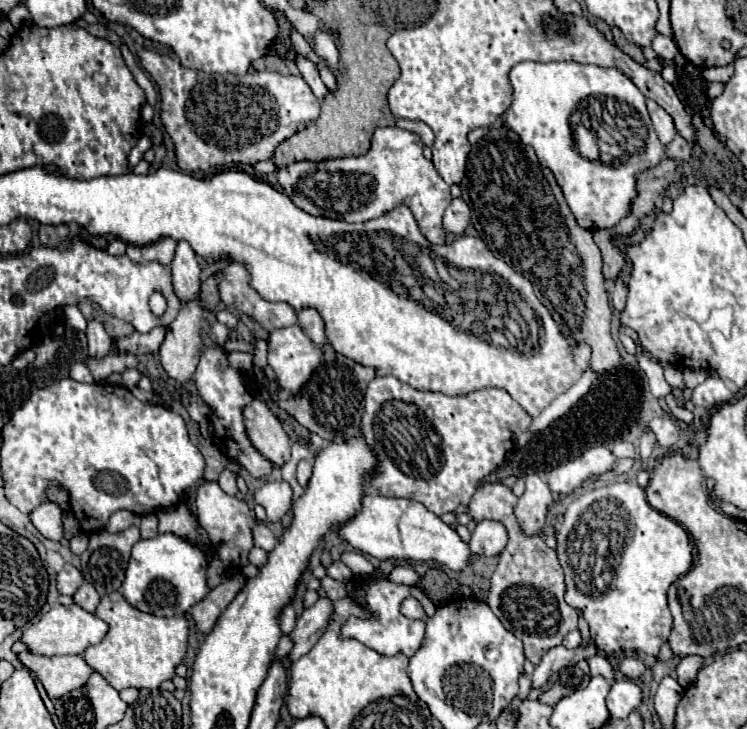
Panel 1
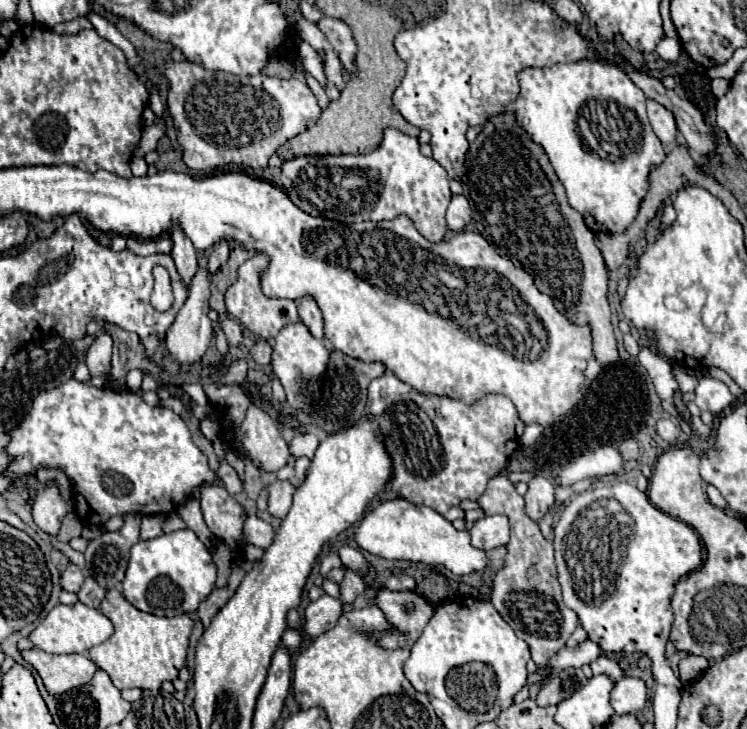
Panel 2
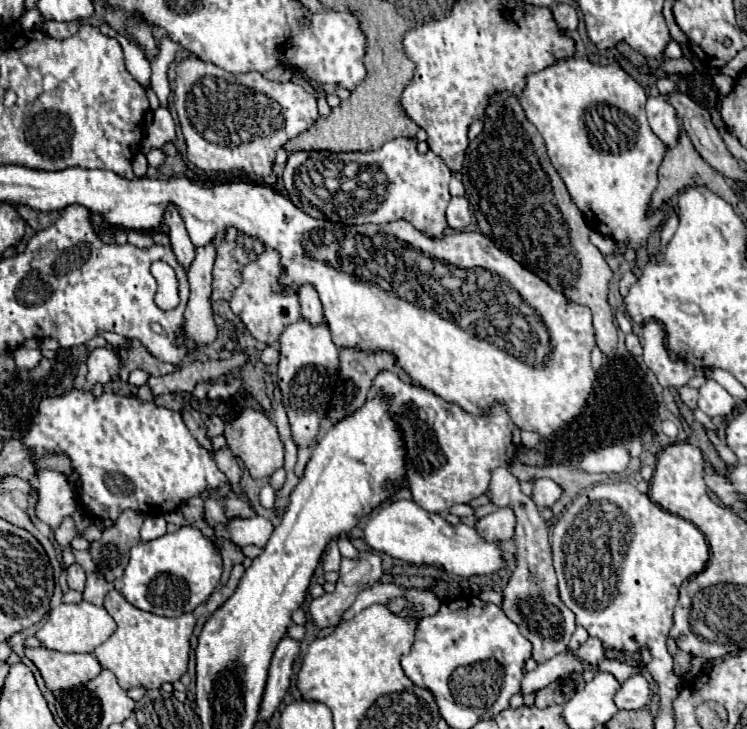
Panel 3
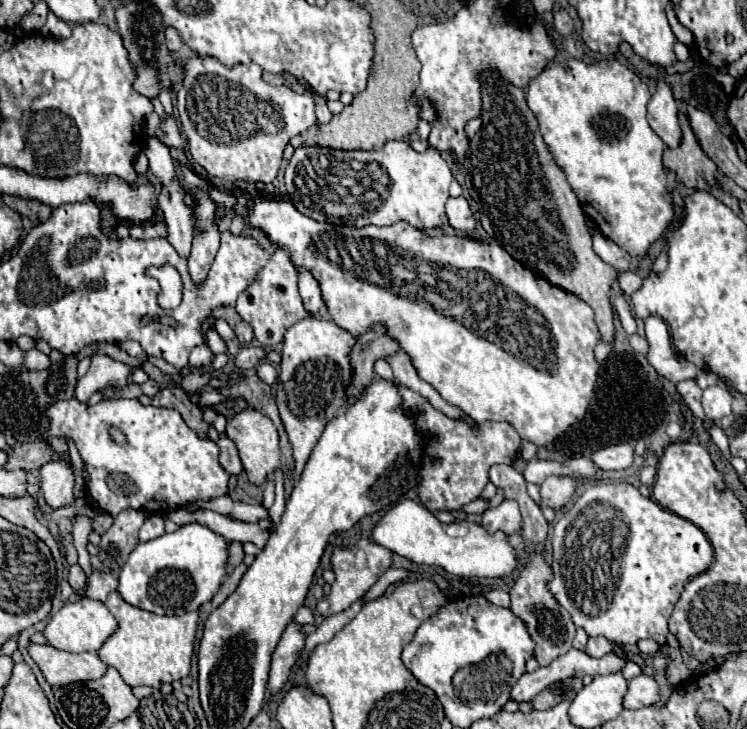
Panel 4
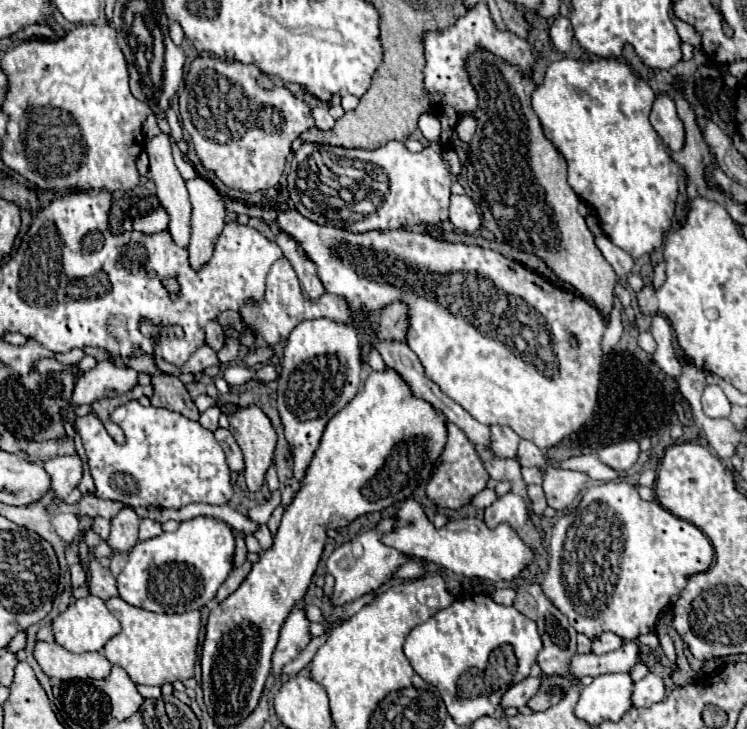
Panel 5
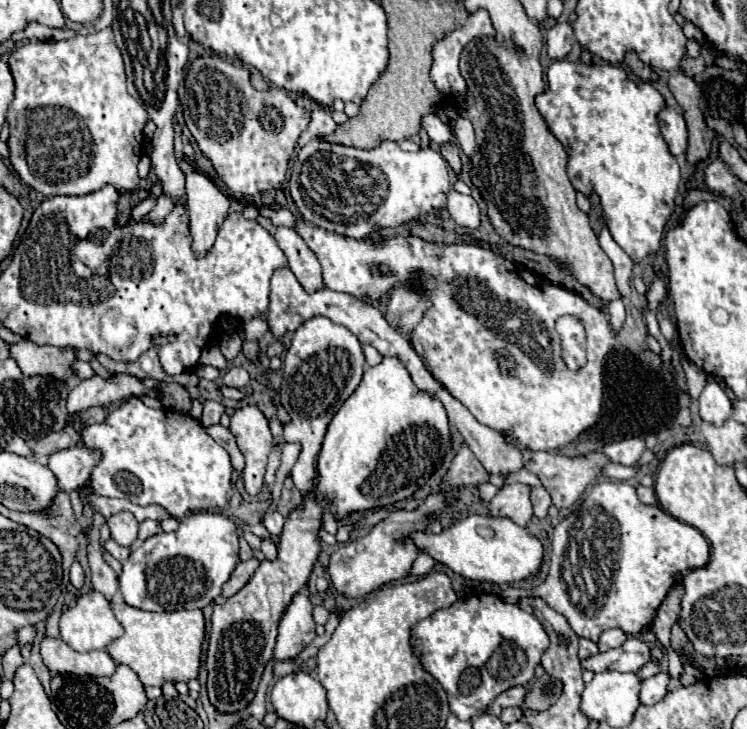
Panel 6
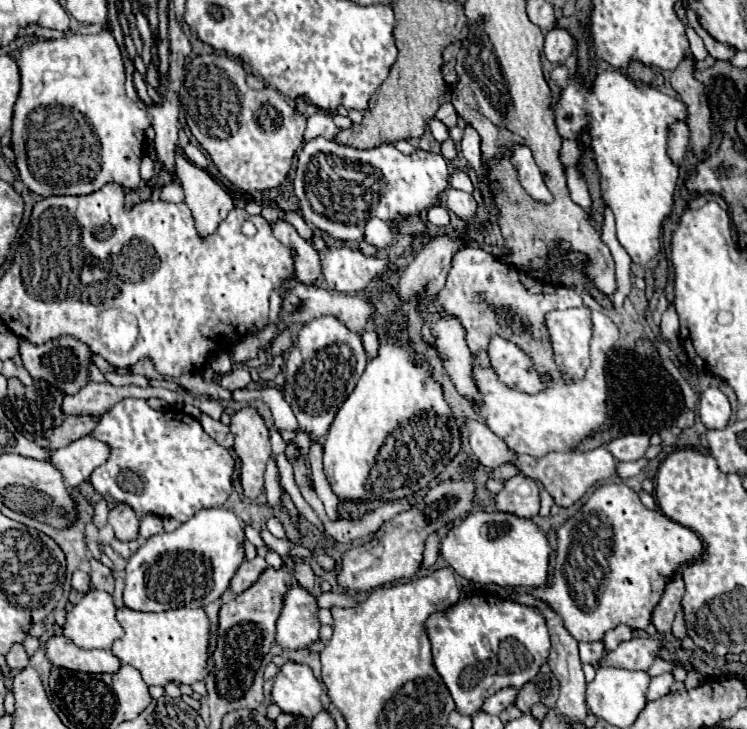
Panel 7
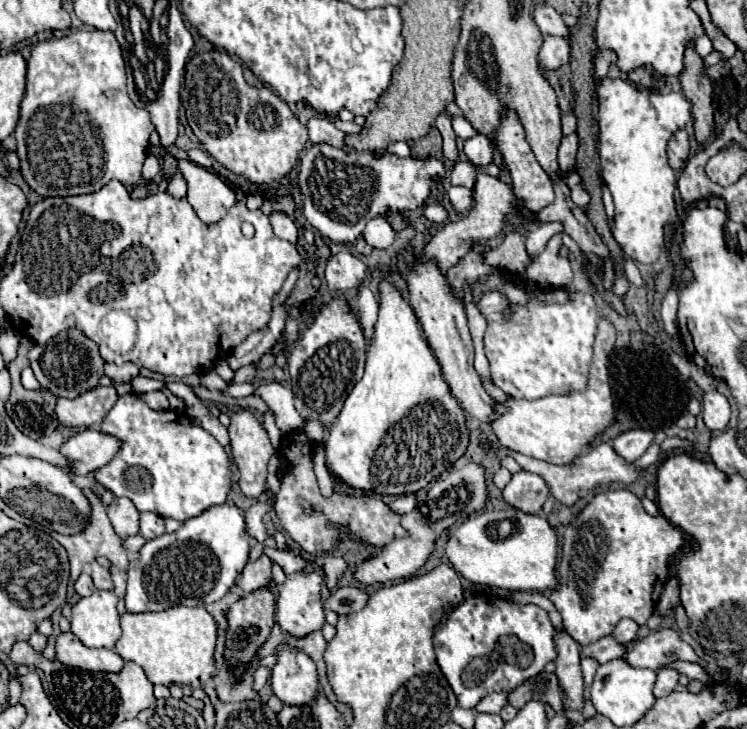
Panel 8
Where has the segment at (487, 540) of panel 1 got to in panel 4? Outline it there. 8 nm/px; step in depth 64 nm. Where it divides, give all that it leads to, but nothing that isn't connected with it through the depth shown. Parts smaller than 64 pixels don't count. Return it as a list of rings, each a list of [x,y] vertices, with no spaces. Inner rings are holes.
[[[504,498],[496,508],[490,508],[482,514],[482,526],[488,532],[502,530],[506,534],[514,534],[522,528],[522,516],[516,500]]]

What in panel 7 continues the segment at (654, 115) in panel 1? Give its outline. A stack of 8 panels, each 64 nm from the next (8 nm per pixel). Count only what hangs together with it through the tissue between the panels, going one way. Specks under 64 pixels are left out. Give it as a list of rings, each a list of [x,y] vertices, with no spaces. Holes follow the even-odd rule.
[[[676,122],[670,128],[670,134],[668,134],[668,156],[672,158],[674,164],[680,164],[684,160],[686,150],[688,150],[688,136],[690,136],[690,130],[688,130],[686,122]]]

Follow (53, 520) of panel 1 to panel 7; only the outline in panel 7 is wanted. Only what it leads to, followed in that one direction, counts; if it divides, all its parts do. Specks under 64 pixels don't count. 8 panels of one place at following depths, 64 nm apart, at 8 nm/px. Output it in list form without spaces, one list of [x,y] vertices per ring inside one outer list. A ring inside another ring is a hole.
[[[82,436],[64,448],[52,452],[52,464],[62,472],[68,486],[76,488],[90,478],[94,468],[102,466],[110,456],[108,444],[94,436]]]

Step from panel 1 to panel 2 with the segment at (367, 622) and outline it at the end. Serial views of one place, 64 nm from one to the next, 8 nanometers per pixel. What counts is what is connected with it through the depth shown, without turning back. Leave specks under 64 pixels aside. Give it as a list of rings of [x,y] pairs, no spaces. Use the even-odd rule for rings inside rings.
[[[380,590],[376,604],[386,614],[388,622],[396,628],[394,632],[376,634],[380,646],[384,648],[412,648],[412,644],[418,640],[420,632],[424,630],[426,622],[432,616],[430,604],[416,592],[390,592]],[[412,604],[412,610],[406,610],[406,606]]]

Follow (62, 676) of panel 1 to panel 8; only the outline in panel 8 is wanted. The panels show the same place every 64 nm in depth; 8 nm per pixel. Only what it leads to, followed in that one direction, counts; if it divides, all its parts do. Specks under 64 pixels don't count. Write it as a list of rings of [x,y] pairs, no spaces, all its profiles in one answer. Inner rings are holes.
[[[64,632],[56,640],[56,658],[62,664],[90,672],[120,672],[124,660],[108,648],[88,648],[76,640],[72,632]]]

